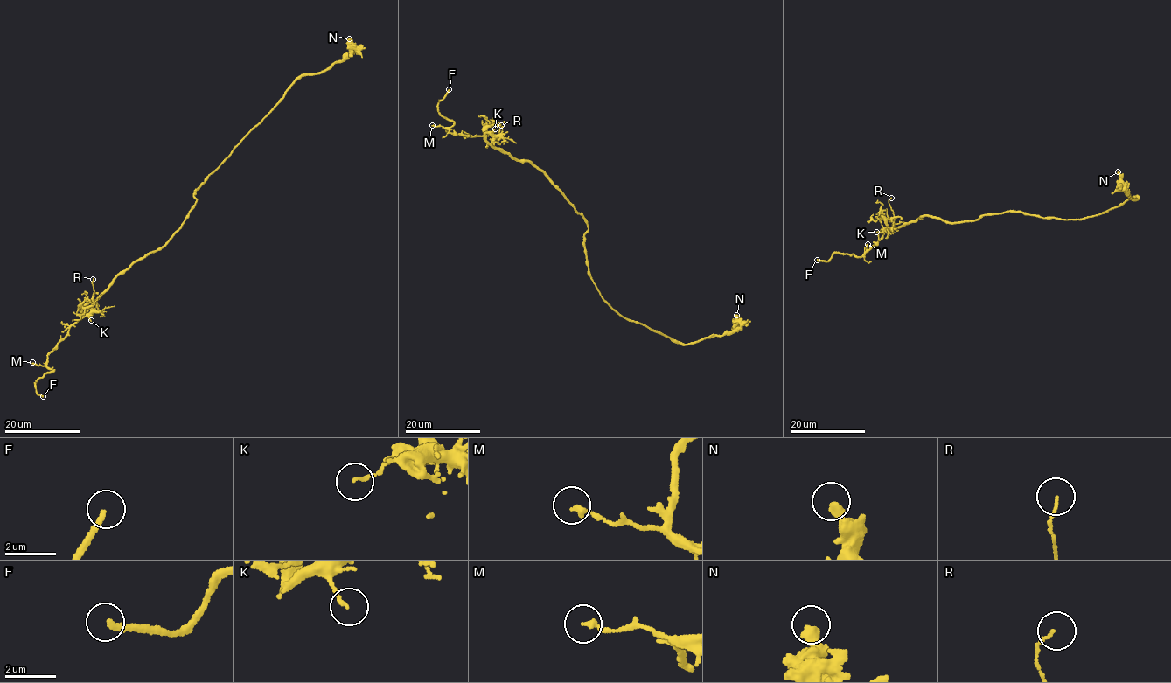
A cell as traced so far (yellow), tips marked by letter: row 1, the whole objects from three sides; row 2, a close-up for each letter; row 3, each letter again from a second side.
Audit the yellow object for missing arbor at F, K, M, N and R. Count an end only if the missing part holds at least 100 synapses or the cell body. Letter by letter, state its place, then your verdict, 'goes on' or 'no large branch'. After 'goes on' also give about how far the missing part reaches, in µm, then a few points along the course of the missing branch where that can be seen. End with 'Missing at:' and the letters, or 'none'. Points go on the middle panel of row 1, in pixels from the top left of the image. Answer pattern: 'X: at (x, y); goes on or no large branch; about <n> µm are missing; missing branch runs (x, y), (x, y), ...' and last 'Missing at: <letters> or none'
F: at (449, 89); goes on; about 20 µm are missing; missing branch runs (449, 89), (469, 45), (476, 42)
K: at (495, 128); no large branch
M: at (432, 125); no large branch
N: at (736, 315); no large branch
R: at (501, 125); no large branch
Missing at: F

